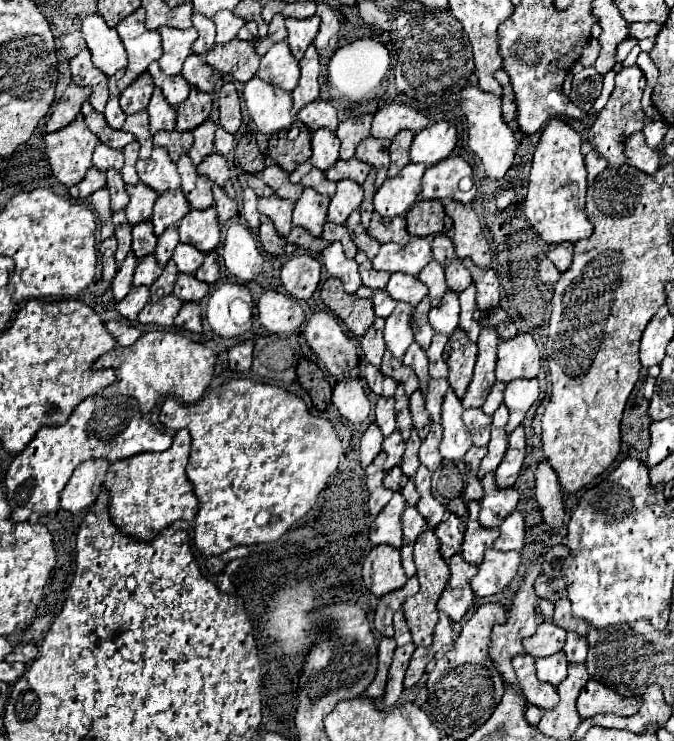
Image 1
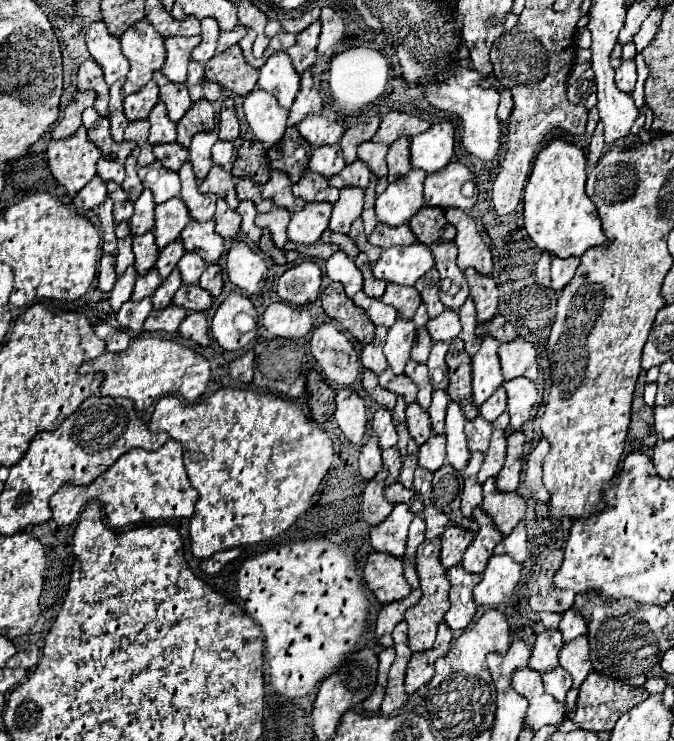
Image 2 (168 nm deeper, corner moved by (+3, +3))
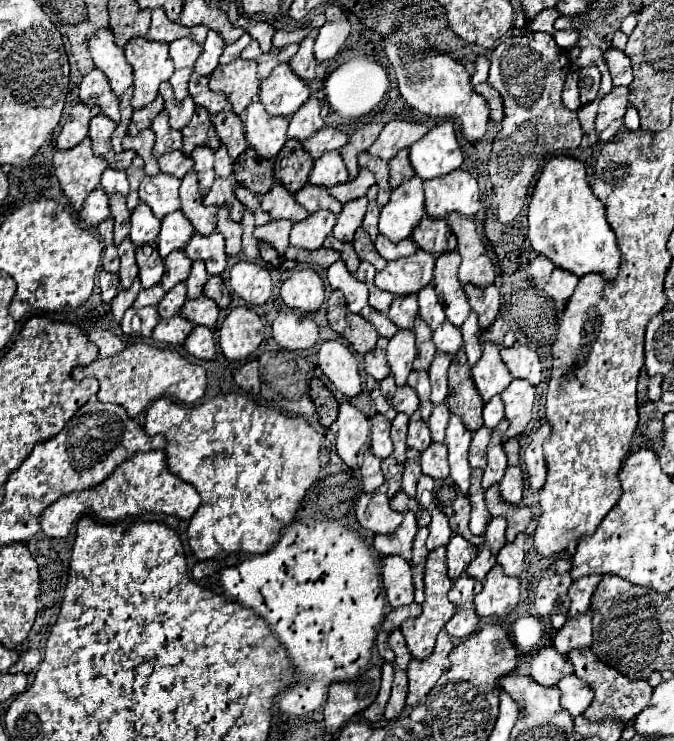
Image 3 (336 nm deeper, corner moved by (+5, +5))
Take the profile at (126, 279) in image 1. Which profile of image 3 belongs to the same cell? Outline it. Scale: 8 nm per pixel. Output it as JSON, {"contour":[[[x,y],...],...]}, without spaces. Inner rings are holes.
{"contour":[[[136,278],[136,282],[134,282],[128,290],[120,290],[120,292],[116,294],[116,298],[114,298],[112,304],[110,304],[110,308],[112,308],[112,316],[116,318],[116,322],[120,322],[122,316],[124,316],[124,310],[132,306],[132,302],[136,300],[140,288],[142,288],[142,286],[140,286],[140,280]]]}

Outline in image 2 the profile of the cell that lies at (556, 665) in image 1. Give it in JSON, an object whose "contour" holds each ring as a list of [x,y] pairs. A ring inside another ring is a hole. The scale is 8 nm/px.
{"contour":[[[556,668],[554,672],[544,672],[542,680],[546,684],[546,692],[550,692],[560,704],[566,702],[566,694],[572,688],[572,678],[564,668]]]}

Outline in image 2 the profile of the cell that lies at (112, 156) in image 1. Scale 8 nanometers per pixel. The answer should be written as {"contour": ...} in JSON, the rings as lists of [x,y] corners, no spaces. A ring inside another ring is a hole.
{"contour":[[[102,158],[98,162],[98,176],[104,180],[104,182],[116,182],[116,184],[122,184],[124,182],[124,164],[118,164],[116,160],[106,160]]]}

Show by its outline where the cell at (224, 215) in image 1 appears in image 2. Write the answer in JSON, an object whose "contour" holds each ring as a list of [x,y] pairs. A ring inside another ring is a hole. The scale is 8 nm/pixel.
{"contour":[[[218,200],[216,214],[214,214],[214,222],[216,222],[216,232],[218,232],[224,240],[234,240],[234,238],[238,238],[242,218],[238,216],[236,210],[230,210],[230,208],[228,208],[226,200]]]}

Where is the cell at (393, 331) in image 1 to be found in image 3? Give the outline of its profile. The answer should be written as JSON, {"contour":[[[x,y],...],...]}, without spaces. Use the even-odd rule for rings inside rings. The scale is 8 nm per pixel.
{"contour":[[[398,330],[388,344],[388,366],[392,370],[392,376],[396,378],[396,384],[406,384],[408,372],[412,370],[412,362],[416,356],[416,344],[414,344],[414,332],[412,330]]]}

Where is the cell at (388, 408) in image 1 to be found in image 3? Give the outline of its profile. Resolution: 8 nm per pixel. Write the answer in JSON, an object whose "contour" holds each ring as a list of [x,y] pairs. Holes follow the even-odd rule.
{"contour":[[[376,414],[372,418],[372,452],[376,458],[388,458],[392,454],[392,440],[390,440],[390,422],[388,418]]]}

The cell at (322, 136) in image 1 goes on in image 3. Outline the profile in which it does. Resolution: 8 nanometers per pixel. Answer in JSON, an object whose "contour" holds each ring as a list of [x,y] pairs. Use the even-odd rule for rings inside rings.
{"contour":[[[332,150],[314,162],[308,182],[316,186],[334,186],[346,180],[348,180],[348,170],[344,166],[344,160],[340,158],[340,152]]]}

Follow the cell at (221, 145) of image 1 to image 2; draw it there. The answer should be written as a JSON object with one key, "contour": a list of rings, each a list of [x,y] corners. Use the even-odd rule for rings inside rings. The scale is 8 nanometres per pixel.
{"contour":[[[218,140],[216,144],[214,144],[214,148],[212,148],[212,160],[214,160],[214,164],[216,166],[226,166],[226,164],[230,164],[234,158],[234,146],[232,146],[232,142],[222,142],[222,140]]]}

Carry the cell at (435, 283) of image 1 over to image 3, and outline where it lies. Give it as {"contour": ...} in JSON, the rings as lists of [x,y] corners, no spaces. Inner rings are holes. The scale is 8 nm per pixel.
{"contour":[[[424,286],[424,290],[418,292],[418,304],[420,304],[420,316],[428,322],[432,330],[436,330],[446,320],[444,308],[436,296],[434,286]]]}

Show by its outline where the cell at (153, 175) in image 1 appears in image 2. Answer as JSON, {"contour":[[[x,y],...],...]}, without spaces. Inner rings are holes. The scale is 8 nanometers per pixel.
{"contour":[[[158,160],[146,168],[140,168],[138,176],[140,176],[144,188],[148,188],[154,194],[156,204],[168,202],[180,194],[178,174],[162,168],[162,164],[158,164]]]}

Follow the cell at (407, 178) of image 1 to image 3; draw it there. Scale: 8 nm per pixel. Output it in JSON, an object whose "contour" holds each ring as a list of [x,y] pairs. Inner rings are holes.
{"contour":[[[414,176],[392,190],[390,200],[380,210],[378,230],[392,242],[408,238],[414,226],[424,218],[424,194],[422,178]]]}

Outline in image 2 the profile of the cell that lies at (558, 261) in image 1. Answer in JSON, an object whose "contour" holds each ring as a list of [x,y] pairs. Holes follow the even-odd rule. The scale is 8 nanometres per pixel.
{"contour":[[[552,258],[552,290],[562,290],[574,276],[580,260],[558,260]]]}

